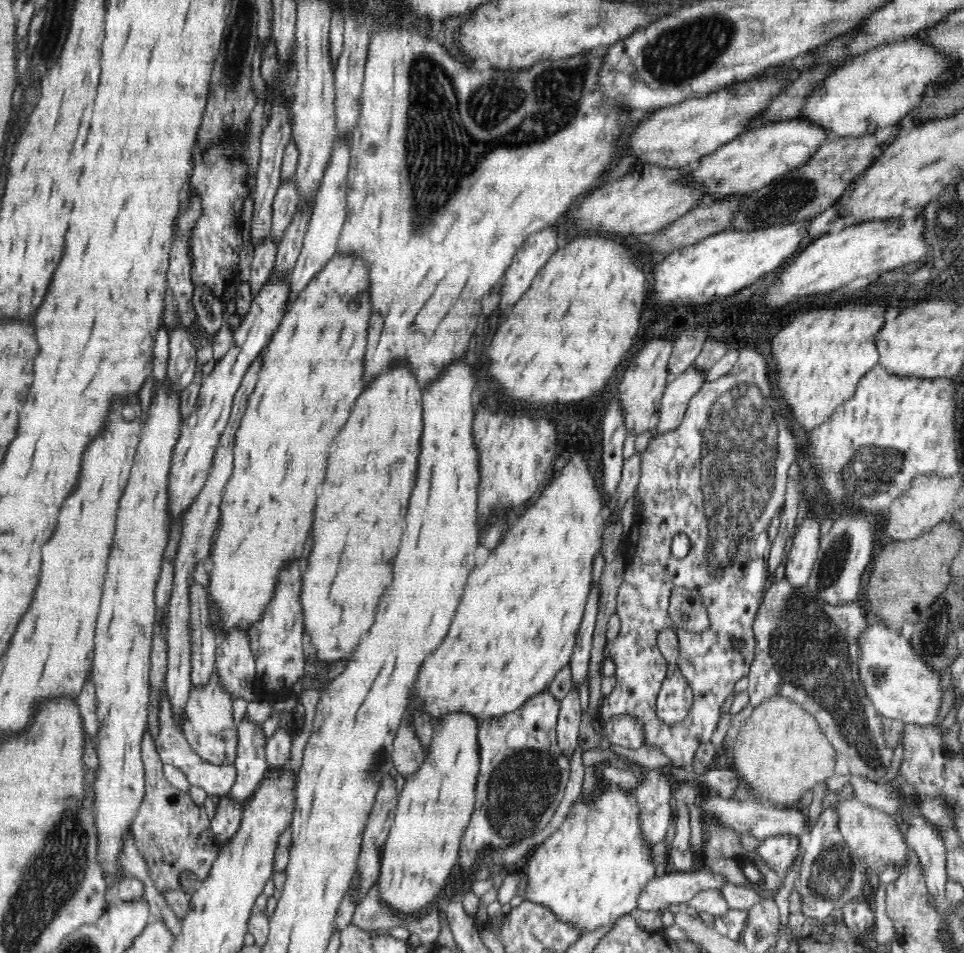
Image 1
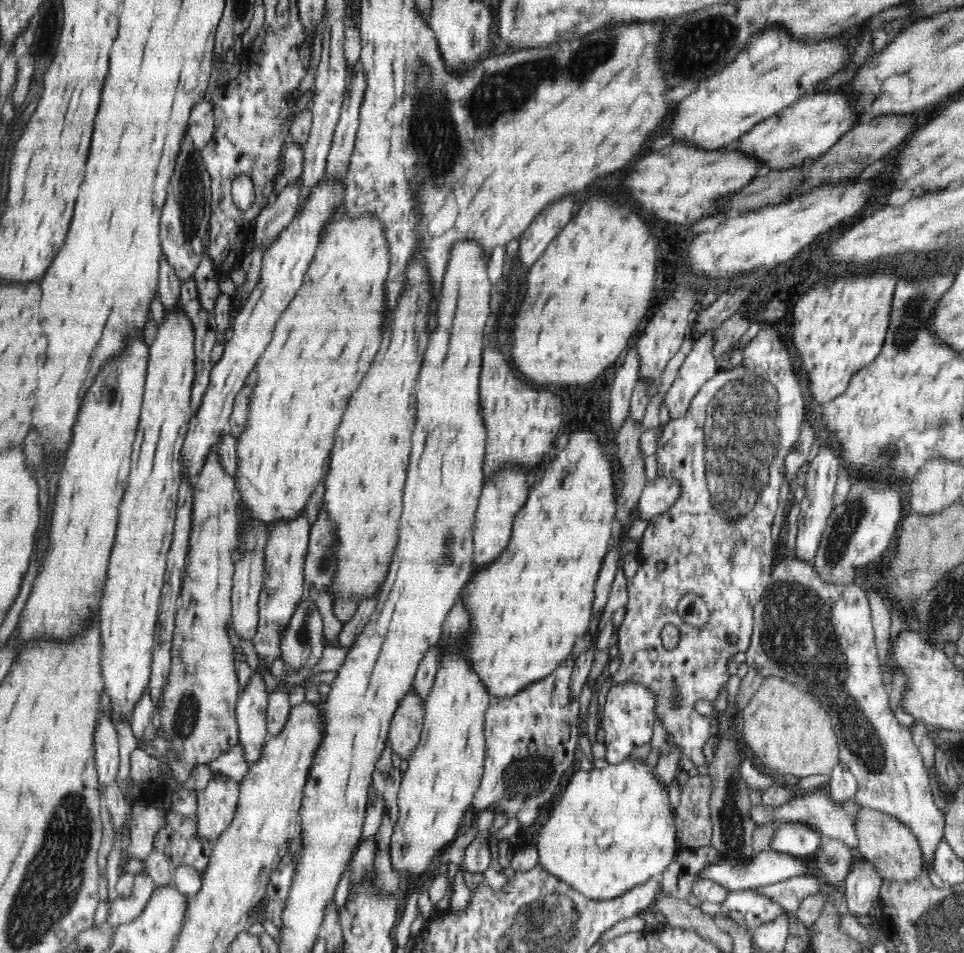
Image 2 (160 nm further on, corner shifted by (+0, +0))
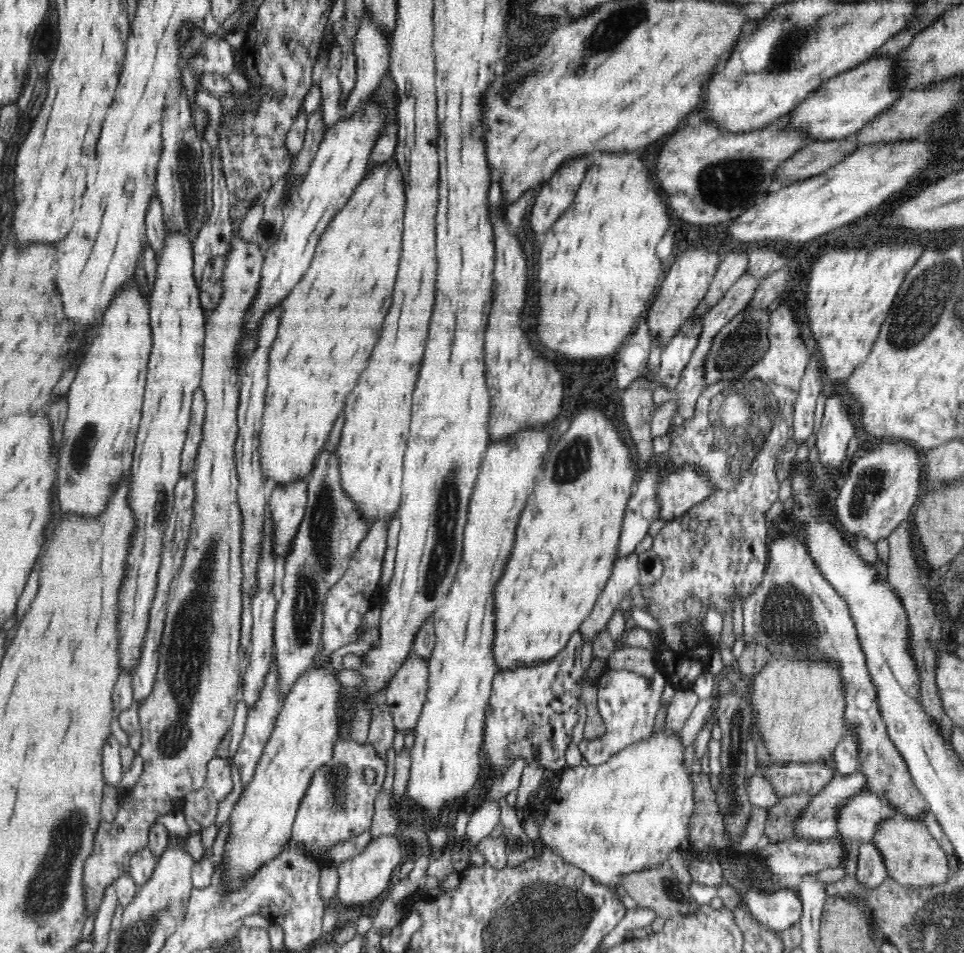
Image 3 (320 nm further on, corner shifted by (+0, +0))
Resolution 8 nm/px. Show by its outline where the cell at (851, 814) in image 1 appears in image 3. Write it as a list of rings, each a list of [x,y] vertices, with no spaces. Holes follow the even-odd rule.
[[[904,813],[894,814],[880,822],[872,843],[882,853],[888,876],[902,886],[926,888],[943,885],[948,880],[948,855],[922,820],[908,818]]]

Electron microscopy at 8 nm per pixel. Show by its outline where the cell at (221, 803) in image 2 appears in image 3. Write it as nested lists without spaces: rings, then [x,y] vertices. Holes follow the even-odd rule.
[[[214,756],[207,764],[204,787],[185,795],[182,813],[196,820],[203,830],[215,824],[218,803],[232,790],[229,759]]]

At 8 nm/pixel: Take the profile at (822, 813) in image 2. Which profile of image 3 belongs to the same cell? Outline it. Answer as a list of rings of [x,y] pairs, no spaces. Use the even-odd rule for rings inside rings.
[[[863,791],[844,802],[838,812],[838,833],[842,842],[858,840],[860,844],[872,841],[880,822],[897,814],[890,801],[878,794]]]

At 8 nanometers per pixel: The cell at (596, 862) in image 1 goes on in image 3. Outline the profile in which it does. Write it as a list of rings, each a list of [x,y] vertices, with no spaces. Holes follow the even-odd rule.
[[[662,729],[623,748],[604,764],[567,766],[560,771],[560,784],[539,830],[539,838],[545,847],[556,851],[564,861],[580,868],[605,888],[618,887],[622,875],[667,861],[670,852],[687,844],[688,822],[694,812],[692,773],[684,765],[684,749],[680,732],[668,734]]]

